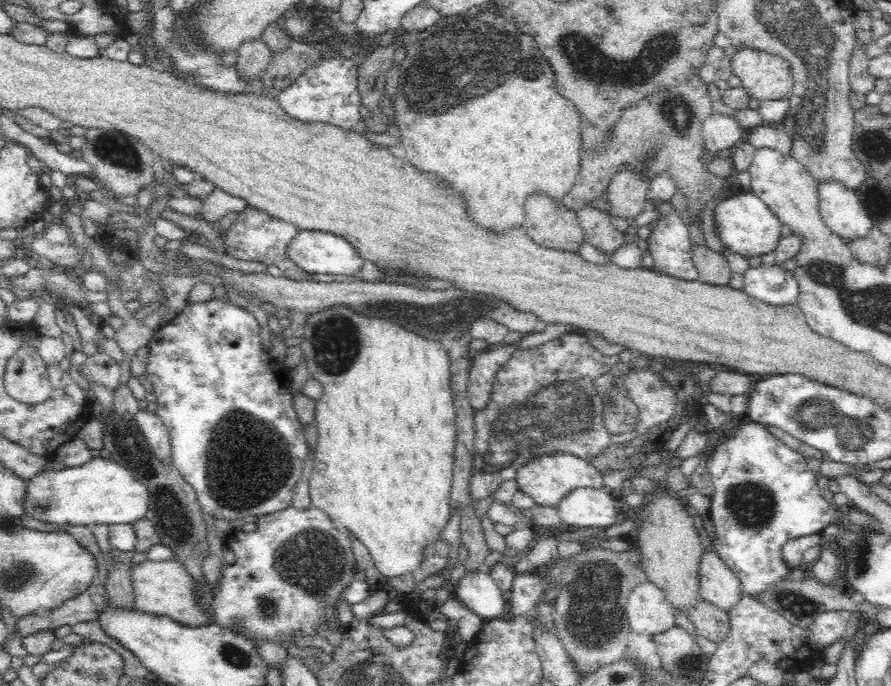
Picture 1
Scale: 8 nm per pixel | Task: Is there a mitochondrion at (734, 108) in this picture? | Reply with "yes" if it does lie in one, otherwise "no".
no

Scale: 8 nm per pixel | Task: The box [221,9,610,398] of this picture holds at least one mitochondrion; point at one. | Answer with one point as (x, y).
(433, 76)

